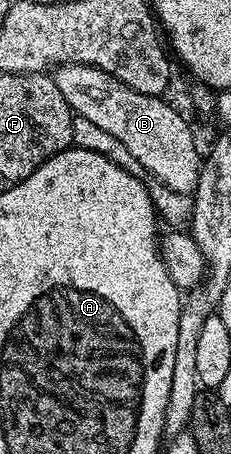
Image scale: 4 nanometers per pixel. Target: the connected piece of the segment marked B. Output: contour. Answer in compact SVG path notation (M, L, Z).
M59 64L53 69L52 79L60 94L64 94L71 112L80 118L88 118L88 122L100 126L100 130L108 130L108 134L132 154L143 173L151 172L163 188L193 193L200 169L198 144L189 122L166 98L140 94L112 74L83 64Z

